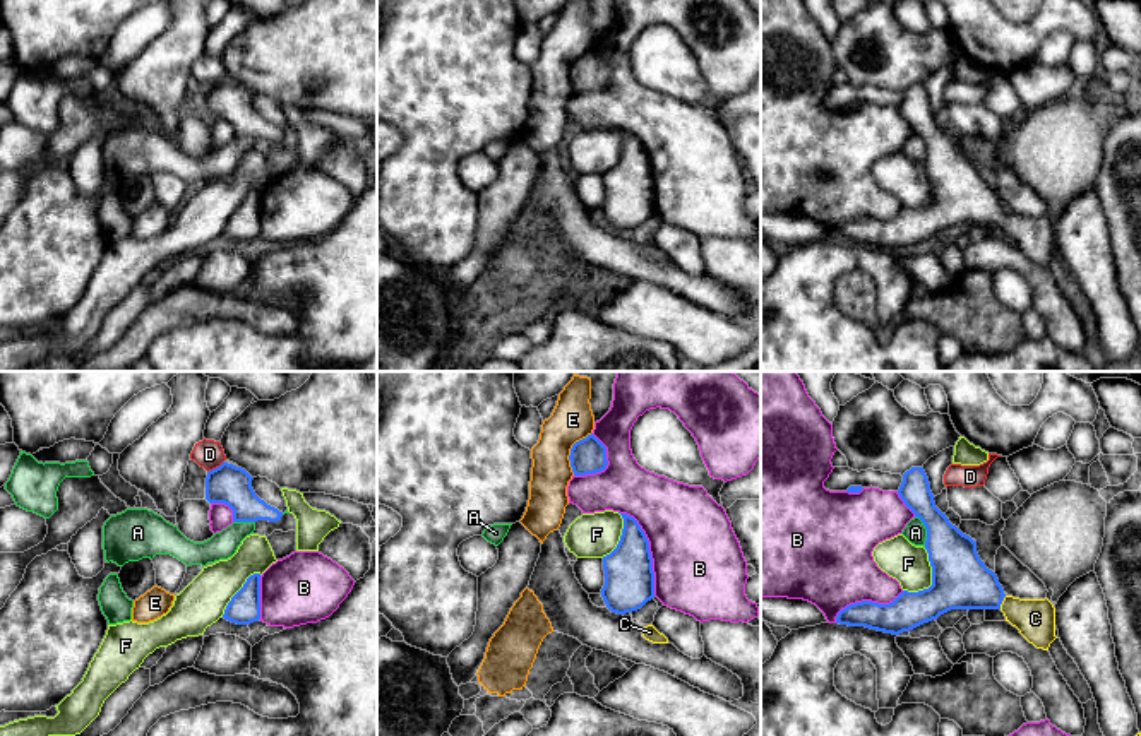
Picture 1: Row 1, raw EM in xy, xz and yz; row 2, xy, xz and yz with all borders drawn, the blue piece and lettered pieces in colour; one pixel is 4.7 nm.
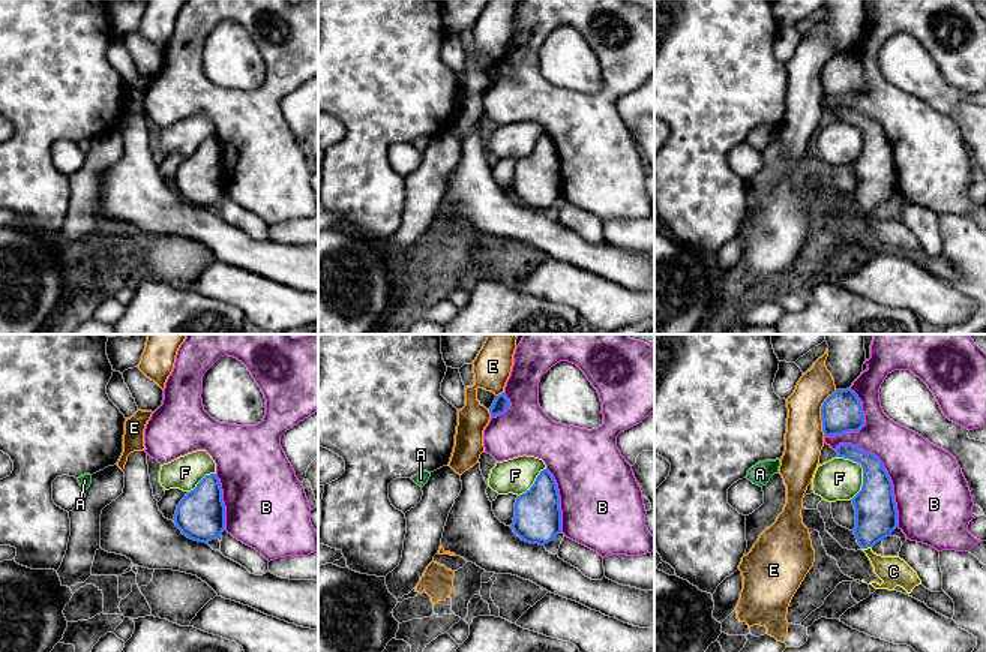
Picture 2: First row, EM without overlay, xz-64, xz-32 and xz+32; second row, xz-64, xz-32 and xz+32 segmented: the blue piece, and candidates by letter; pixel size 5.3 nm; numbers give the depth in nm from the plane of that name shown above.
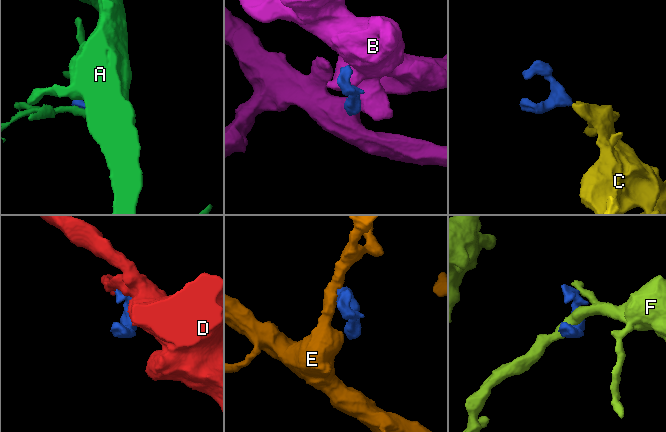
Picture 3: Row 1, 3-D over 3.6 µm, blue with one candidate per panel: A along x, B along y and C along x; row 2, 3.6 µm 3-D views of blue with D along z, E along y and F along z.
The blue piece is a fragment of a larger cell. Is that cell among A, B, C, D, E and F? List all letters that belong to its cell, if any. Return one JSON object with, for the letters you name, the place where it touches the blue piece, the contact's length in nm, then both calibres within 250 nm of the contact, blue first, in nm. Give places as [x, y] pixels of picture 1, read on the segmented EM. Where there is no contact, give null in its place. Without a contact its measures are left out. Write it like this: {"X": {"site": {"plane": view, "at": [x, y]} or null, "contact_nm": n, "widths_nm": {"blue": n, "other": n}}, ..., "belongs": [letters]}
{"C": {"site": {"plane": "yz", "at": [1001, 603]}, "contact_nm": 70, "widths_nm": {"blue": 280, "other": 190}}, "belongs": ["C"]}

